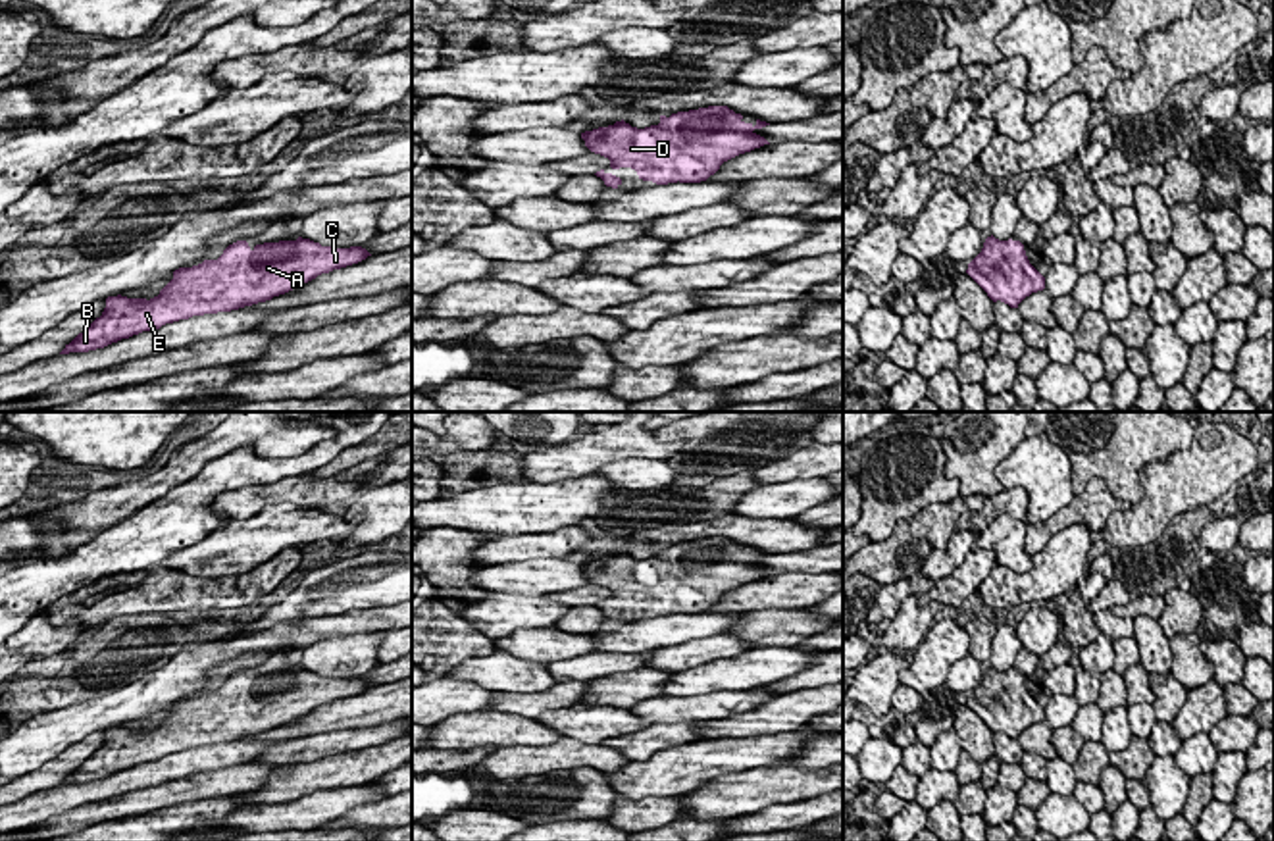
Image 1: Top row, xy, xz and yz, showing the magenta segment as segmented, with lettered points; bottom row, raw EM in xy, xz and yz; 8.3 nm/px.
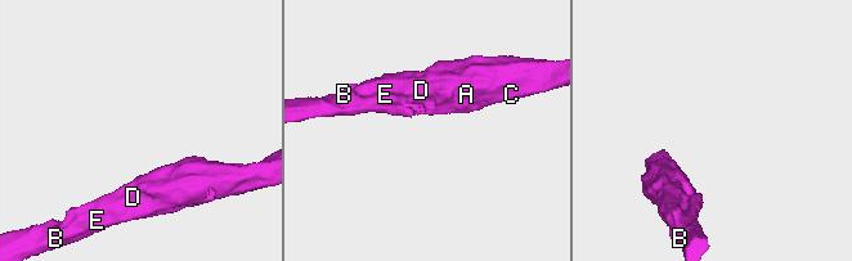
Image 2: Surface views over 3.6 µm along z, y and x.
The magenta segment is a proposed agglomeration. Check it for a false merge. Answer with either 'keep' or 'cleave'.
keep

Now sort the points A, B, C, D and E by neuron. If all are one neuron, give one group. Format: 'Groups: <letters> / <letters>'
Groups: A B C D E

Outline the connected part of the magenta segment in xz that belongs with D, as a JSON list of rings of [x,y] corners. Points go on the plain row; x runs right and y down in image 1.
[[[708,537],[660,547],[658,556],[645,560],[616,552],[581,564],[585,577],[610,591],[612,600],[631,599],[639,610],[656,616],[701,614],[739,585],[770,575],[756,566],[770,554],[745,554],[727,537]]]

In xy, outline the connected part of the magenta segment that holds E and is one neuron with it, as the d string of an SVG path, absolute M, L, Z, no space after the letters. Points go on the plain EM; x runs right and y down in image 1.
M302 668L254 679L237 672L217 691L175 701L173 710L150 731L108 727L102 747L60 785L104 779L179 751L266 733L368 687L371 685L362 677L321 677Z

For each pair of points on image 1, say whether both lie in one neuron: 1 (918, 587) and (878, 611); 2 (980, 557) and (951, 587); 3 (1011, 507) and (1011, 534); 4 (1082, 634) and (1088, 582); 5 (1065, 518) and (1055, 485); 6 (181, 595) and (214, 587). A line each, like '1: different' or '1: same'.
1: same
2: same
3: different
4: same
5: different
6: same

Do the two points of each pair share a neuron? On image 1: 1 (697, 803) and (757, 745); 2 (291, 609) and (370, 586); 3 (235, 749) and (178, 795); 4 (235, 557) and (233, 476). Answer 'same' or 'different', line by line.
1: different
2: same
3: different
4: different

